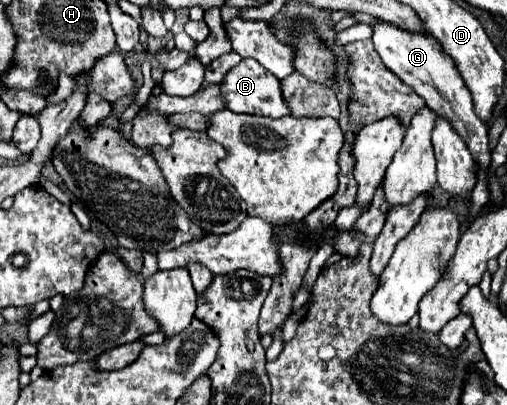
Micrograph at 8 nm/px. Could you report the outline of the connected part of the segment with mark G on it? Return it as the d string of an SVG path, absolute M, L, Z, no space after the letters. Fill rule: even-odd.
M379 21L371 25L373 29L373 45L383 63L409 87L413 87L419 95L423 95L427 107L435 113L443 113L455 121L455 129L459 129L459 135L467 141L467 147L471 149L471 155L479 163L479 167L487 167L491 163L491 153L487 147L487 127L481 119L473 113L473 101L471 93L465 87L463 77L459 77L459 71L455 69L455 63L447 53L443 53L441 45L421 33L409 33L405 29L399 29L397 25L391 25L387 21Z

